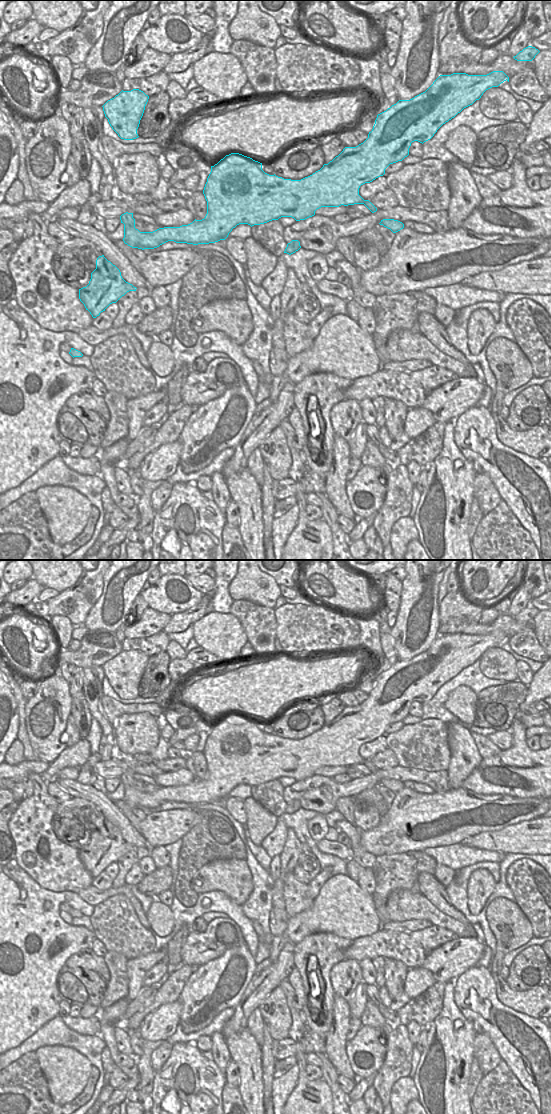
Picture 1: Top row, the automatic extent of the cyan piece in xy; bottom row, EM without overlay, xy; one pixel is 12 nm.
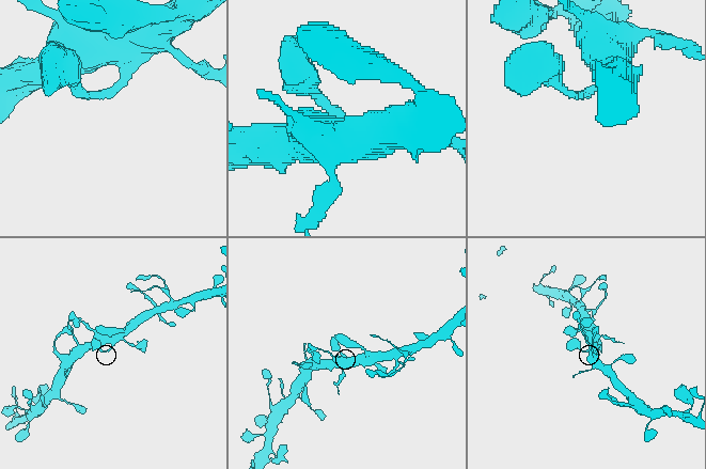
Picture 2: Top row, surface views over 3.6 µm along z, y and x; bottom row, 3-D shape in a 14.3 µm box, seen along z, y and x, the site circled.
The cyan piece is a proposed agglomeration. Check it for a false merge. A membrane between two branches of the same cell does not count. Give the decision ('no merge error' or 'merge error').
no merge error

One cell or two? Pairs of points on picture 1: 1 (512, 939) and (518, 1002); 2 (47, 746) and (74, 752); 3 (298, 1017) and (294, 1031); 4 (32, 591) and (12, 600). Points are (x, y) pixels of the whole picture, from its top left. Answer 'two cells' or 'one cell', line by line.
1: one cell
2: two cells
3: one cell
4: one cell

